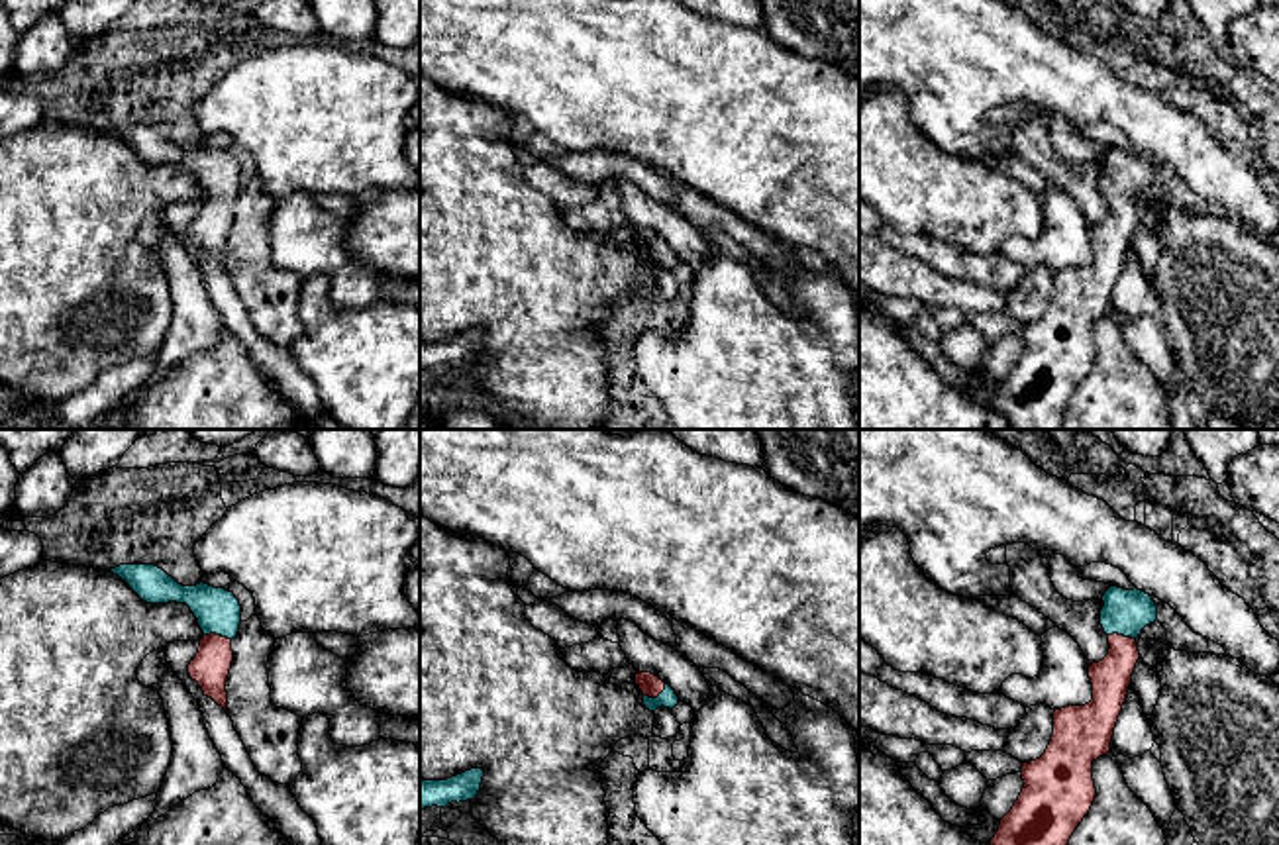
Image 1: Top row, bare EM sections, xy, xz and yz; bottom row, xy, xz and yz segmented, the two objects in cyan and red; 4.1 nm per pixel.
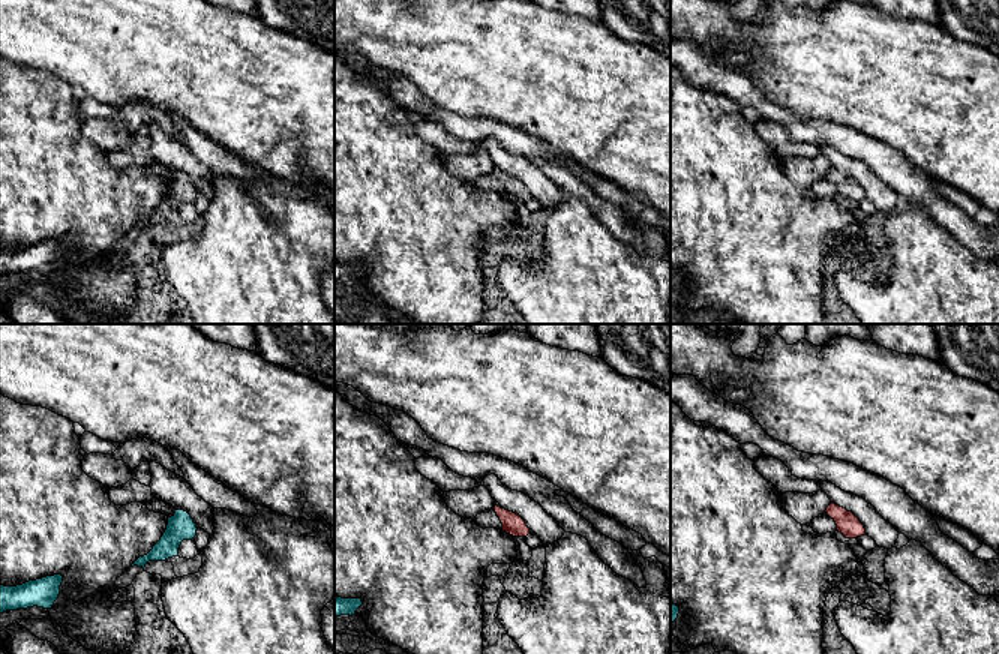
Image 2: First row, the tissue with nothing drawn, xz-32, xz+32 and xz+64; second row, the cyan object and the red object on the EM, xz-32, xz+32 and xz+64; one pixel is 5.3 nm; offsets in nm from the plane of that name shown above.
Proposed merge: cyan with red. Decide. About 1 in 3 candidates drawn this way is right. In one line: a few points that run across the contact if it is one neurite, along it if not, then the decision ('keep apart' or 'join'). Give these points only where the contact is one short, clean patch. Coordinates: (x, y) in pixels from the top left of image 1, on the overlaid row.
xy (218, 610), (218, 634), (210, 667) | join

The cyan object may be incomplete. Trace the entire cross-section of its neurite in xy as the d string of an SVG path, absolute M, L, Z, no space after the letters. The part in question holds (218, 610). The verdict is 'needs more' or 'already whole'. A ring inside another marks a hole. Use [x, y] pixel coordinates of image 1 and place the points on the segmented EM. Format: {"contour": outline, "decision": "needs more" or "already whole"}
{"contour": "M120 565L108 569L129 584L147 604L186 604L204 633L188 674L204 696L228 712L226 682L233 661L231 641L241 623L241 606L233 592L210 584L182 586L155 565Z", "decision": "needs more"}

